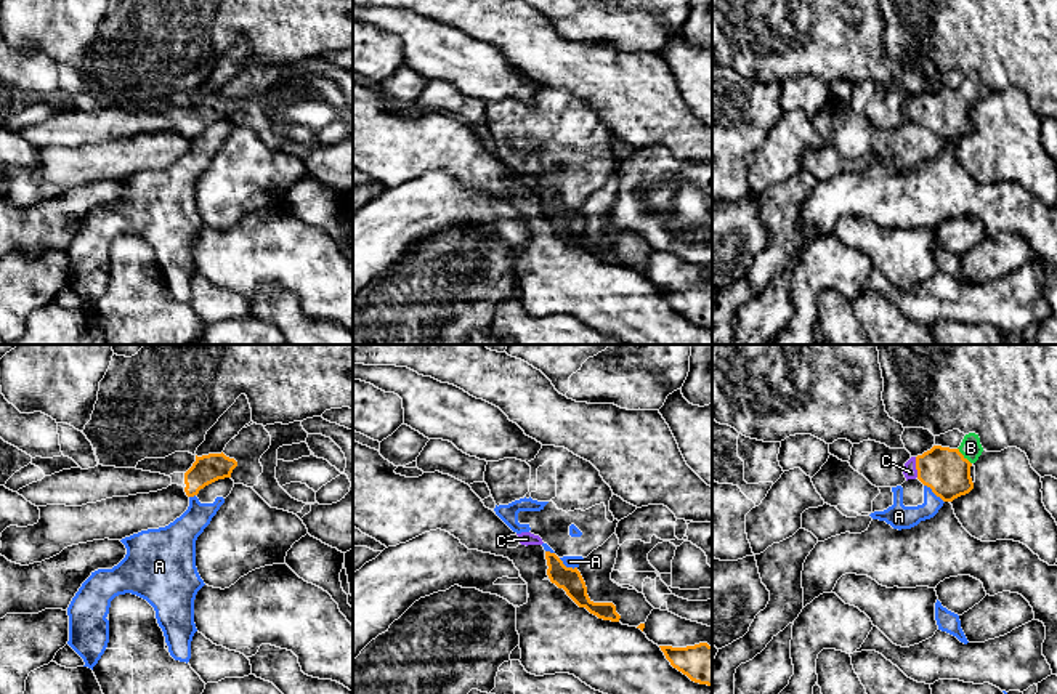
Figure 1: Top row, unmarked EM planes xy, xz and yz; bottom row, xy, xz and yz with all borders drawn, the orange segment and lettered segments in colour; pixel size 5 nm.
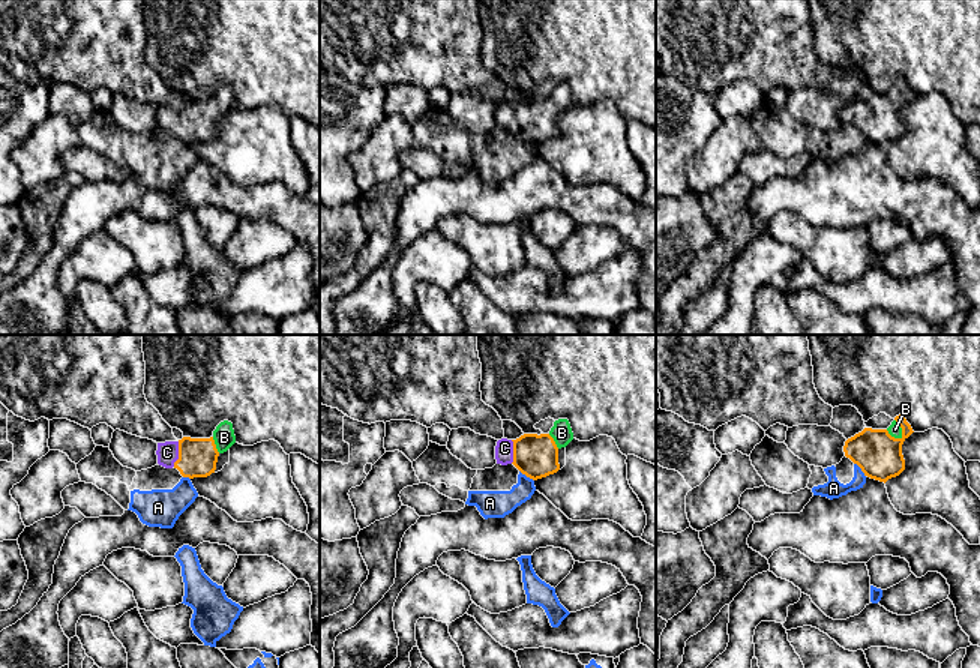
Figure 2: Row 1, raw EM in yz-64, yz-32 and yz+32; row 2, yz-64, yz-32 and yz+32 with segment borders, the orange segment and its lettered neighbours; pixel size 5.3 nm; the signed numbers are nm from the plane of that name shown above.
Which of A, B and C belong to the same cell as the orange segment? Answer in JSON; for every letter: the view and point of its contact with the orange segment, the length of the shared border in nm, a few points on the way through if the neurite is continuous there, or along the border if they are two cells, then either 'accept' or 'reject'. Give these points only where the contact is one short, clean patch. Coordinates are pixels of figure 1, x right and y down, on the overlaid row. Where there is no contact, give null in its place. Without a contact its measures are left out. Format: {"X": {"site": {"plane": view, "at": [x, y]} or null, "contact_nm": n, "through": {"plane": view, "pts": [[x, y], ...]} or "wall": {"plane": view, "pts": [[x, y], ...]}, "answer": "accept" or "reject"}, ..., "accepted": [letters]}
{"A": {"site": {"plane": "yz", "at": [934, 492]}, "contact_nm": 140, "wall": {"plane": "yz", "pts": [[924, 484], [943, 502]]}, "answer": "reject"}, "B": {"site": {"plane": "yz", "at": [963, 455]}, "contact_nm": 110, "through": {"plane": "yz", "pts": [[945, 470], [963, 455], [971, 447]]}, "answer": "accept"}, "C": {"site": {"plane": "yz", "at": [916, 467]}, "contact_nm": 110, "through": {"plane": "yz", "pts": [[945, 470], [916, 467], [910, 472]]}, "answer": "accept"}, "accepted": ["B", "C"]}

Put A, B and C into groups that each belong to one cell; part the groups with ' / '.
A / B C

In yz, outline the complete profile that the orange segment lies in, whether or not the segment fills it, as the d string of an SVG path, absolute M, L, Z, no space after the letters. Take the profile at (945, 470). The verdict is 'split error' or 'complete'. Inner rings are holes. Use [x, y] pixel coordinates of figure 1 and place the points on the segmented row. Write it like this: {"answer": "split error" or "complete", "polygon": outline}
{"answer": "split error", "polygon": "M969 433L958 449L933 446L922 455L911 457L903 466L903 474L906 481L917 478L943 502L953 502L974 489L970 466L982 452L978 434Z"}

